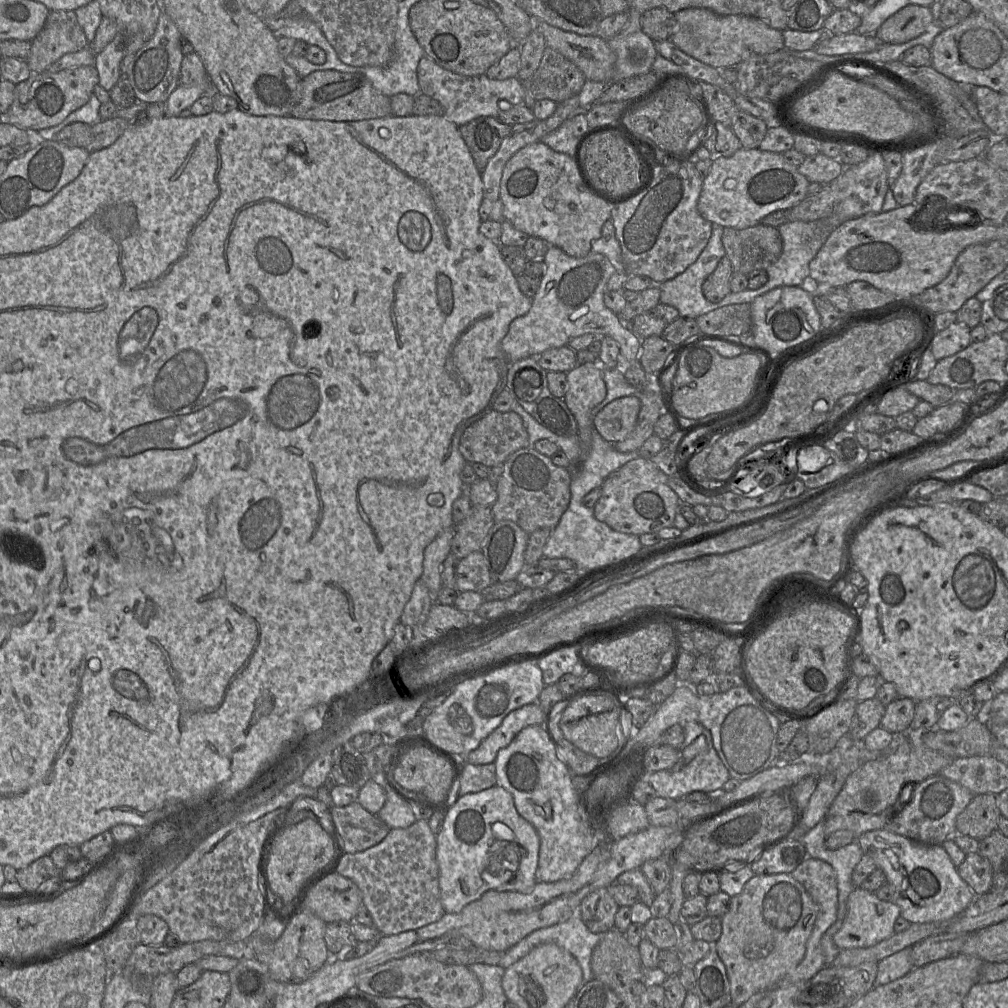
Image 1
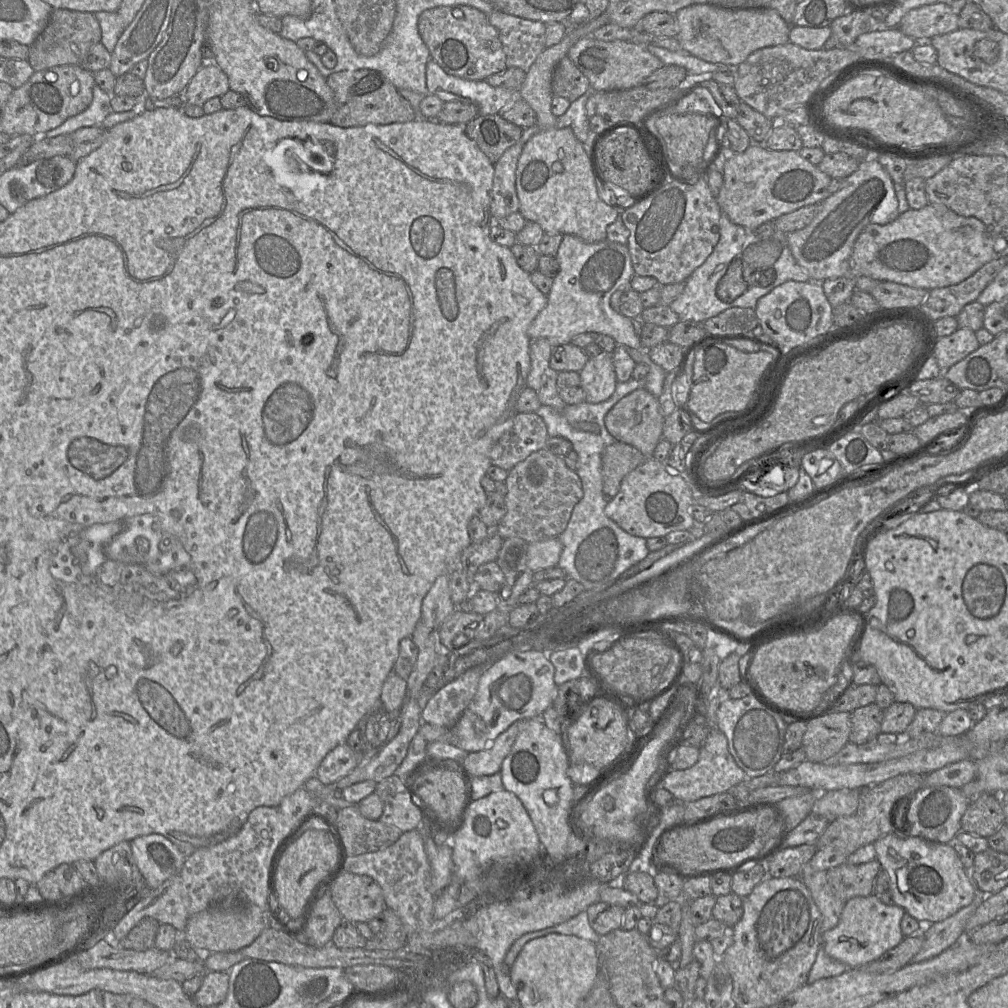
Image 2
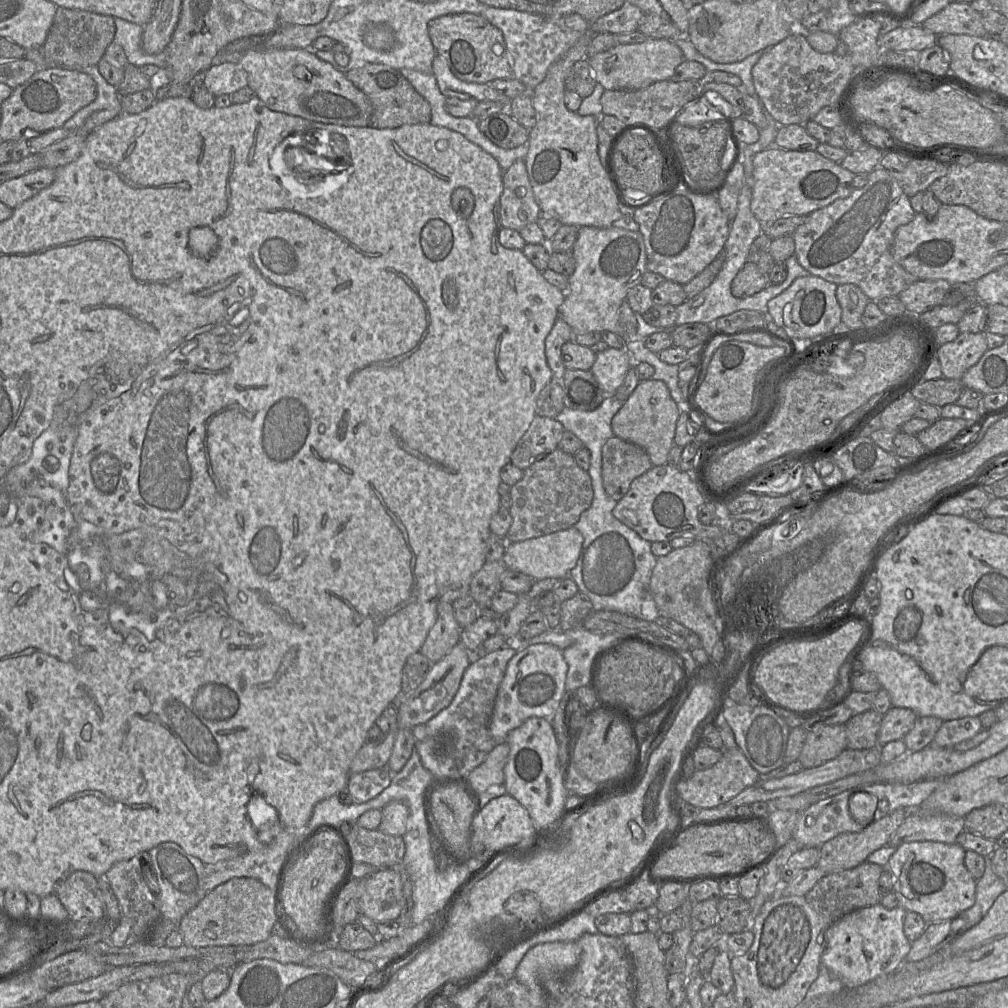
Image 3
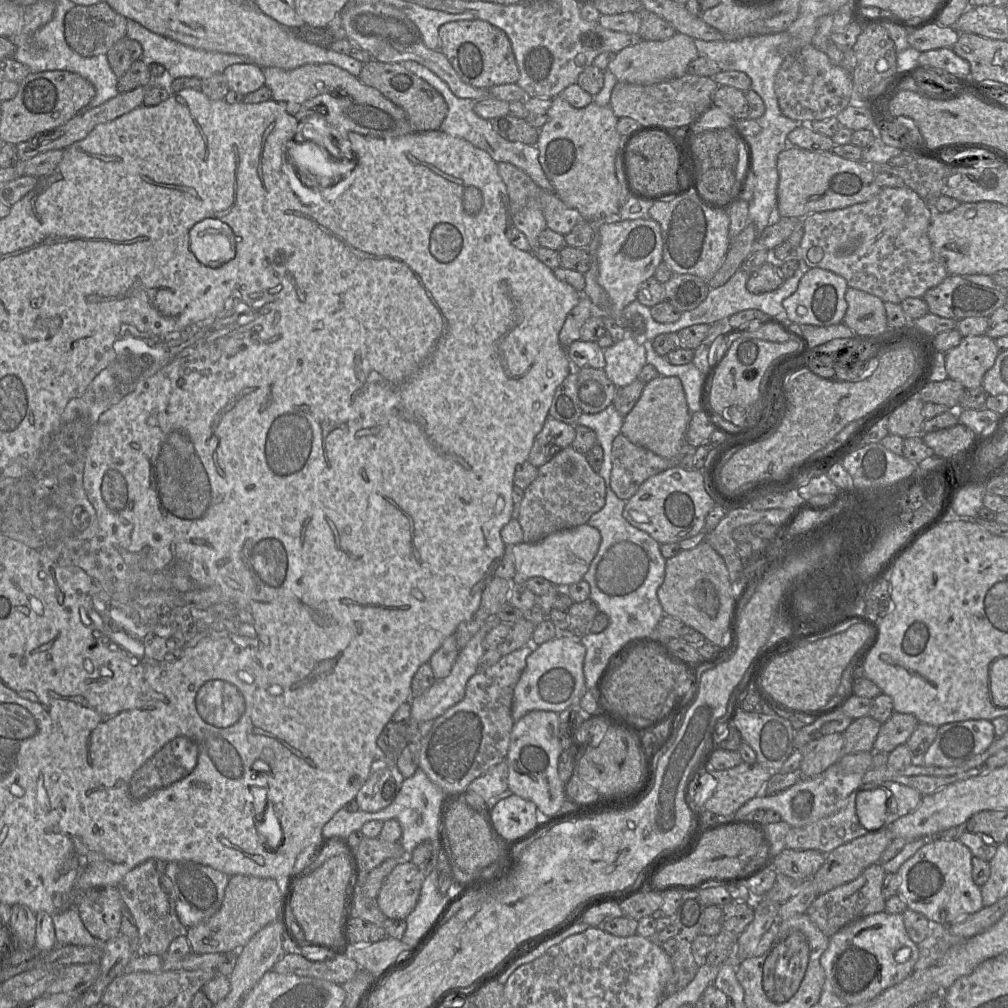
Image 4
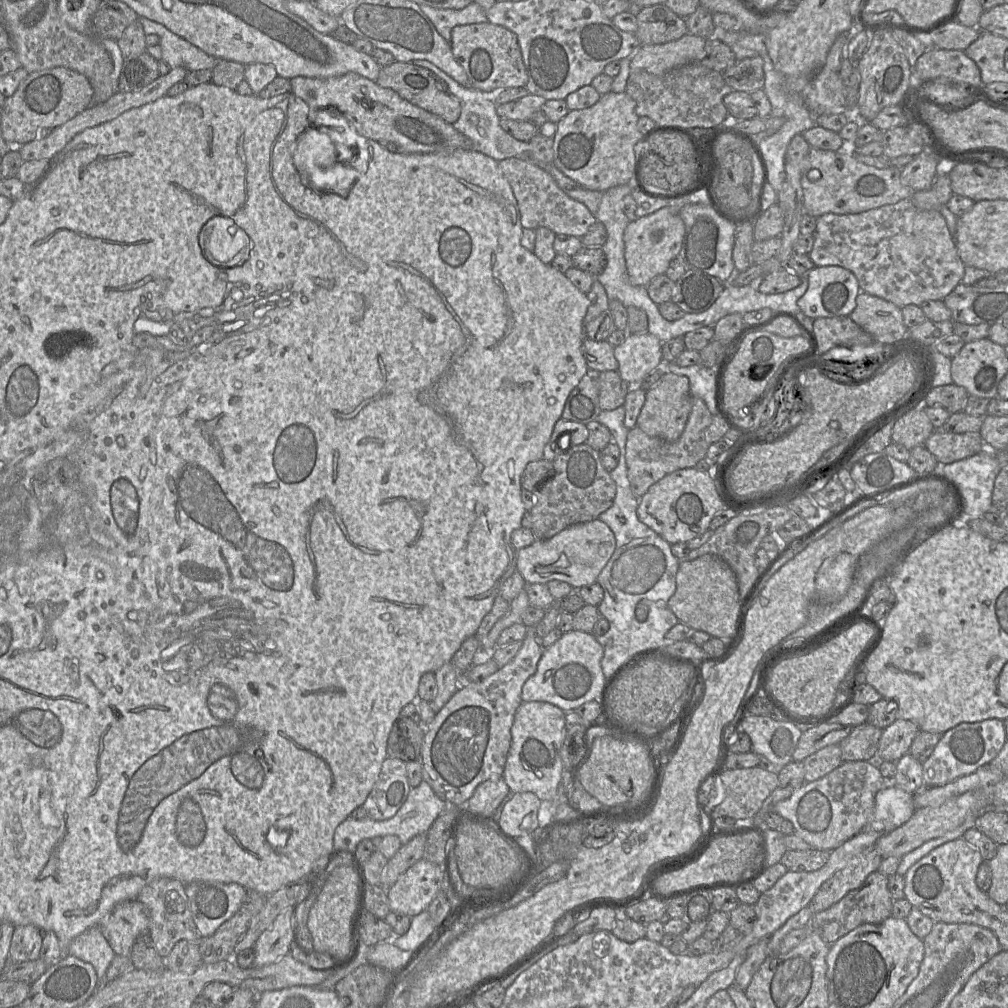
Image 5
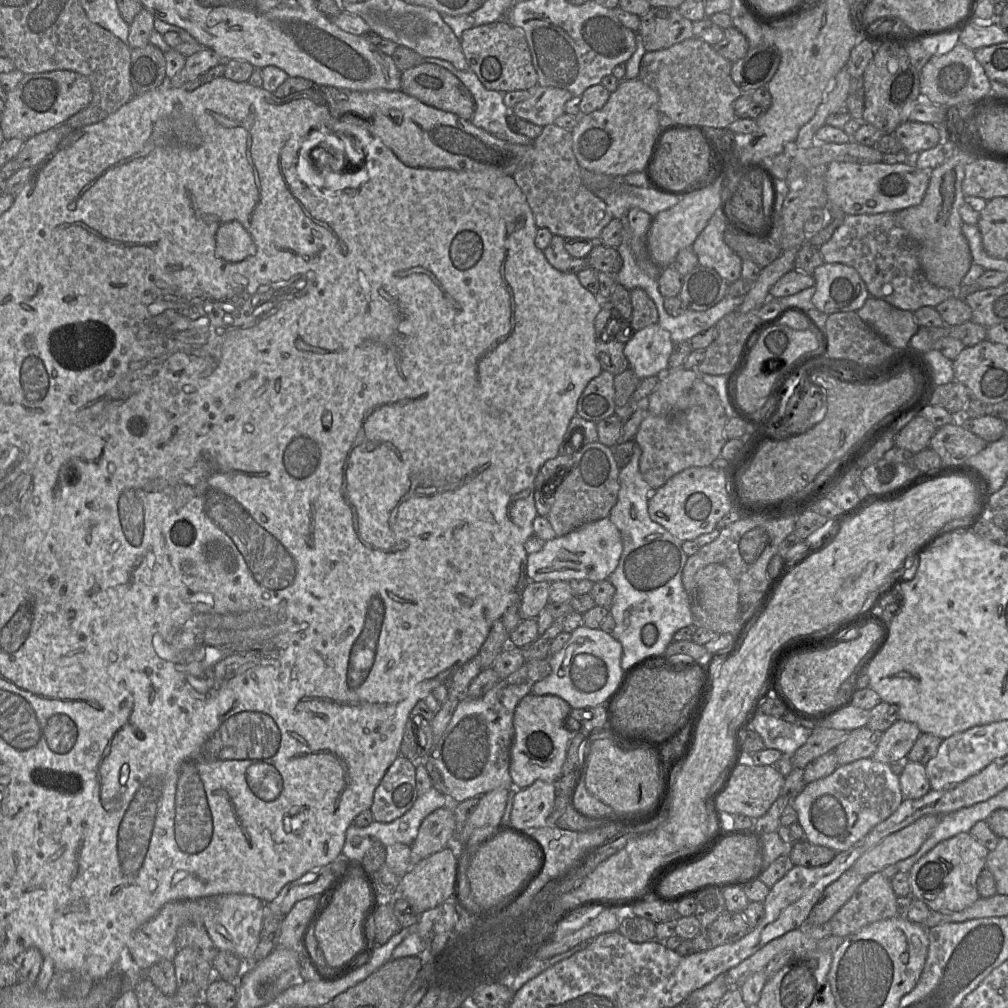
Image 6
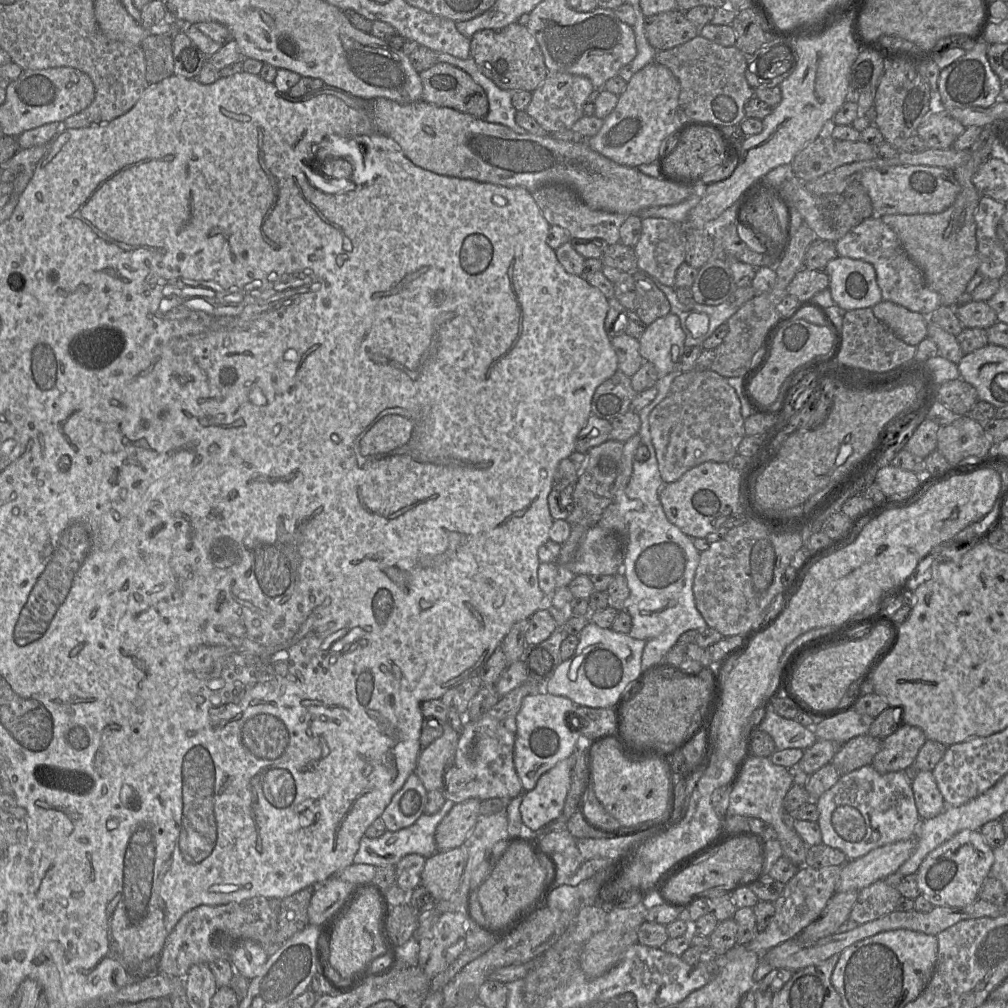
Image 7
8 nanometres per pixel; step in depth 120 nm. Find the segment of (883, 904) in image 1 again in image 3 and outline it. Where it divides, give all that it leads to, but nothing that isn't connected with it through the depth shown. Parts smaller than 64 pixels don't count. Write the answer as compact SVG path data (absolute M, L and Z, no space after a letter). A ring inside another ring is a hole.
M880 903L844 915L826 931L821 963L846 989L855 989L895 973L905 963L911 949L912 942L903 929L906 913L902 906L887 909Z

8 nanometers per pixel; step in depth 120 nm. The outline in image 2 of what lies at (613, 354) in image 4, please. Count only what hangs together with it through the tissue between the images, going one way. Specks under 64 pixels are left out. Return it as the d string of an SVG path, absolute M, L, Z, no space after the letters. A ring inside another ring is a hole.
M603 352L589 358L579 371L582 388L585 392L585 402L600 403L614 393L617 377L613 367L612 353Z

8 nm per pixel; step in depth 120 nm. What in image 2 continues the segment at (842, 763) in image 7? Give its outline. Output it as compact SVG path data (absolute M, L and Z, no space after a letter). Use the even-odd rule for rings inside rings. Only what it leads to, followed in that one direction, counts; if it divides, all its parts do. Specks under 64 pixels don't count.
M876 703L858 707L851 713L851 731L849 742L865 744L876 741L881 732L884 710Z

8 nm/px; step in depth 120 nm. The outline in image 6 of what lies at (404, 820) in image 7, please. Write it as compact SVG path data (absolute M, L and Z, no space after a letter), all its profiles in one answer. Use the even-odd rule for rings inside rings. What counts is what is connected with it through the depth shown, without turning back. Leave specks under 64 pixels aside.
M399 755L386 771L369 809L374 821L390 823L412 808L418 798L416 762Z

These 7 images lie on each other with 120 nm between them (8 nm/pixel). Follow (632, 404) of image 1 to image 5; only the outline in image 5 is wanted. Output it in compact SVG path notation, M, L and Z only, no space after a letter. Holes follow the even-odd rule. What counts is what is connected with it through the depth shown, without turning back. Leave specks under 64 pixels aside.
M665 373L647 391L637 418L636 427L651 437L667 442L676 441L682 434L691 410L689 380L685 376Z

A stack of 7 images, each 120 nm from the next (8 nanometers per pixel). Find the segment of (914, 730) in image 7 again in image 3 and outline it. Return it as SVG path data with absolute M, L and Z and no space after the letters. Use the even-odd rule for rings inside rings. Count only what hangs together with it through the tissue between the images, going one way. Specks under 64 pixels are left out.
M891 707L883 715L882 724L878 734L879 746L891 741L903 739L914 727L917 714L909 708Z

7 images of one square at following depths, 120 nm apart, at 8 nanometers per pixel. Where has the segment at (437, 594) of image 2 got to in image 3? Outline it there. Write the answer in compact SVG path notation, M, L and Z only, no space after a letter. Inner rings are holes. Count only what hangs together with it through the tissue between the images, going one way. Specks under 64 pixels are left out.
M440 602L437 606L437 620L430 629L420 652L431 663L441 660L459 643L461 630L454 616L452 603Z

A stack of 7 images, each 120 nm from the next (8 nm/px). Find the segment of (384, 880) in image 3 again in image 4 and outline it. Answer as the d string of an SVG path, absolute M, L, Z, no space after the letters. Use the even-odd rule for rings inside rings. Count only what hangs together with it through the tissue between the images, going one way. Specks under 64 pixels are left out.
M411 861L397 865L376 897L386 918L406 919L417 905L425 874Z

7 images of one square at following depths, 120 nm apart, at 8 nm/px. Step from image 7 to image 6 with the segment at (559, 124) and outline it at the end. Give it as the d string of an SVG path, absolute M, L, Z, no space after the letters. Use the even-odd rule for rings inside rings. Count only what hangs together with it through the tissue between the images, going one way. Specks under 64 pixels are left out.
M537 85L529 98L511 108L511 113L544 127L554 124L565 113L565 104L573 95L566 89Z

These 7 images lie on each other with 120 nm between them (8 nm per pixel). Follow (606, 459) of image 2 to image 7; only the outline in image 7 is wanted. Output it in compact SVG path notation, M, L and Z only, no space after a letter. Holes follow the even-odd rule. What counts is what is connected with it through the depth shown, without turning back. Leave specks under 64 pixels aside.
M712 370L697 371L697 376L683 390L669 393L649 414L649 432L658 469L664 483L678 480L689 469L707 461L727 463L736 454L745 436L741 400L726 378Z

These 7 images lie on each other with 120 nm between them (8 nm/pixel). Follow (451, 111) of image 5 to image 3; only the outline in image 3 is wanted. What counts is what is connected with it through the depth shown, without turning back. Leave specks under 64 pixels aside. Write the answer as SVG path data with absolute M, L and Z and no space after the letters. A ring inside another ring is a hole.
M366 64L345 73L369 99L373 107L371 125L375 128L397 128L402 125L427 124L431 120L431 106L400 70L384 64Z

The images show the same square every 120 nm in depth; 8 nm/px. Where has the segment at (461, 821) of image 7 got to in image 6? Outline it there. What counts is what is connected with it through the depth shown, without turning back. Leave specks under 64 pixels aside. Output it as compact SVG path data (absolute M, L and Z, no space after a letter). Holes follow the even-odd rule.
M439 808L421 823L418 835L410 846L411 866L454 844L455 815L451 808Z

